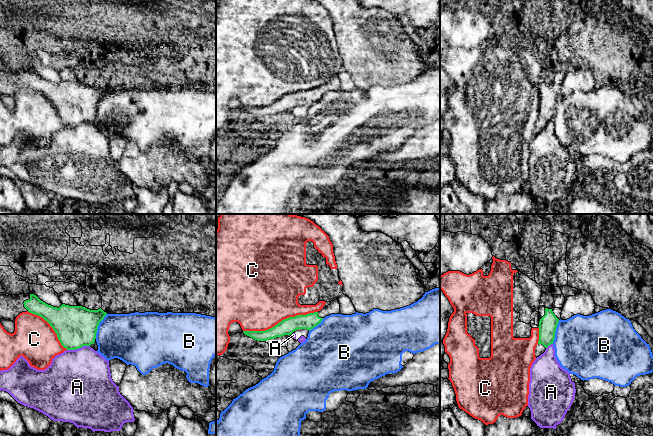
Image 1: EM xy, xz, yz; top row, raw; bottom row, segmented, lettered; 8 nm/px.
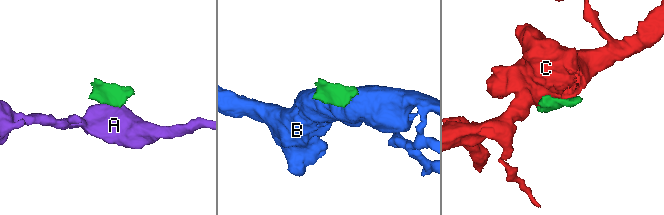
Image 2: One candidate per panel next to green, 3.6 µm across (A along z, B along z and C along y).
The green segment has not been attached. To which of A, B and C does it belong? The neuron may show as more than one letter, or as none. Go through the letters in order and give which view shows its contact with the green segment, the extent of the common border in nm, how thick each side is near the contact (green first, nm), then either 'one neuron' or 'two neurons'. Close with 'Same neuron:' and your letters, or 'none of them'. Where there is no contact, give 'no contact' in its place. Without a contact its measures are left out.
A: contact in xy; length 190 nm; calibres 340 and 480 nm; two neurons
B: contact in xy; length 220 nm; calibres 340 and 360 nm; two neurons
C: contact in xz; length 600 nm; calibres 130 and 500 nm; two neurons
Same neuron: none of them

